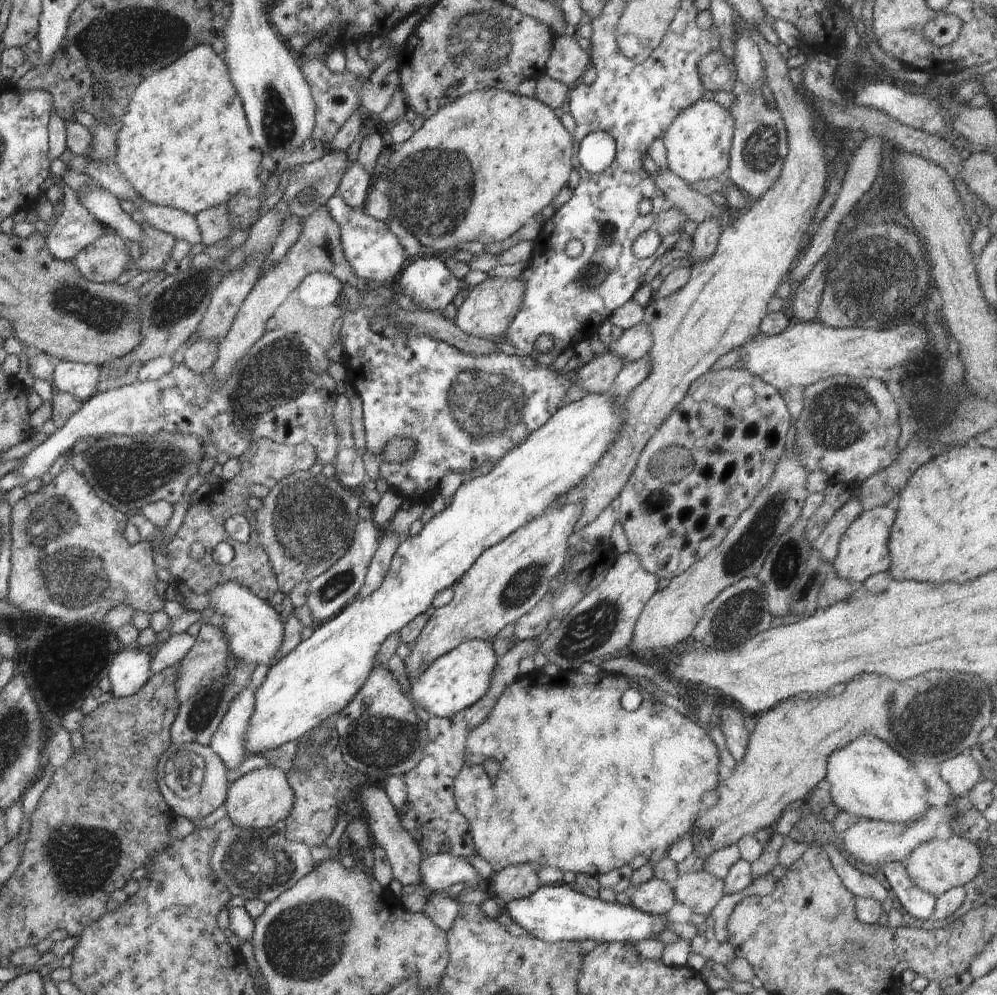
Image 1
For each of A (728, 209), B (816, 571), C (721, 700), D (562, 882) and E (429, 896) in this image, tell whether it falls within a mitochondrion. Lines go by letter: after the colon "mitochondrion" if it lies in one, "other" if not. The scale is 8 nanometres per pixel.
A: other
B: mitochondrion
C: other
D: other
E: other

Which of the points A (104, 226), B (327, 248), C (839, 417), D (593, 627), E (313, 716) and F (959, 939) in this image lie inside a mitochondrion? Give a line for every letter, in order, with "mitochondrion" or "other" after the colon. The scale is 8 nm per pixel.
A: other
B: other
C: mitochondrion
D: mitochondrion
E: other
F: other

